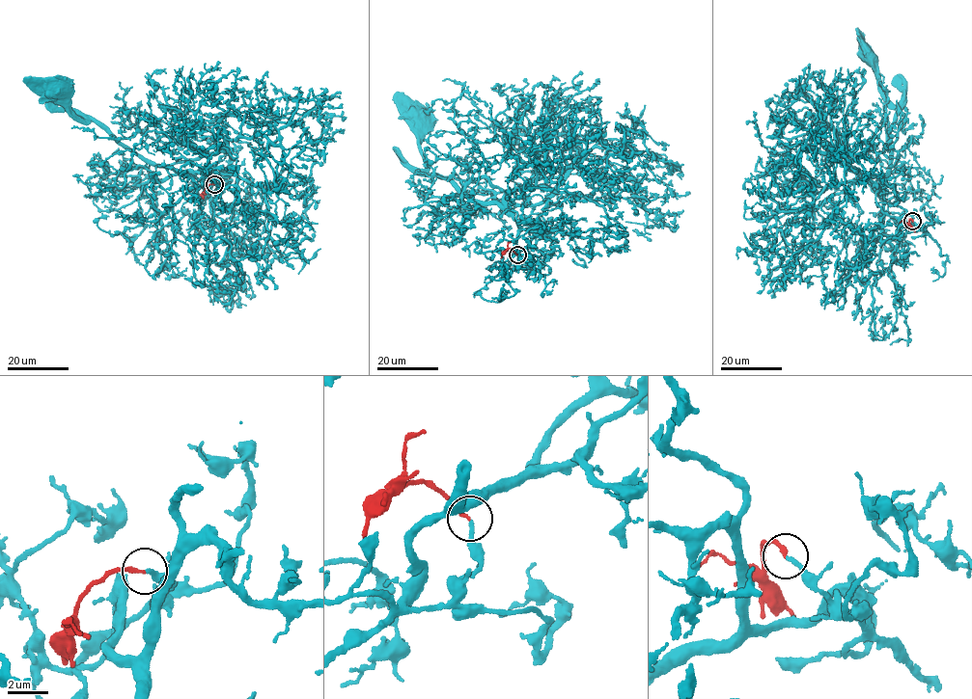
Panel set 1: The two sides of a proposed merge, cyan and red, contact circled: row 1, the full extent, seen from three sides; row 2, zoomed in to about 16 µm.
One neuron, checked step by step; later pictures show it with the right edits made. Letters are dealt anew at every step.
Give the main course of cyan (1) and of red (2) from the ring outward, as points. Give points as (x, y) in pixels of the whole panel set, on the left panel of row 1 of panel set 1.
1: (214, 184), (218, 186), (210, 188), (211, 213), (198, 180), (149, 164), (91, 119), (75, 115), (57, 91)
2: (214, 184), (205, 189), (203, 198)

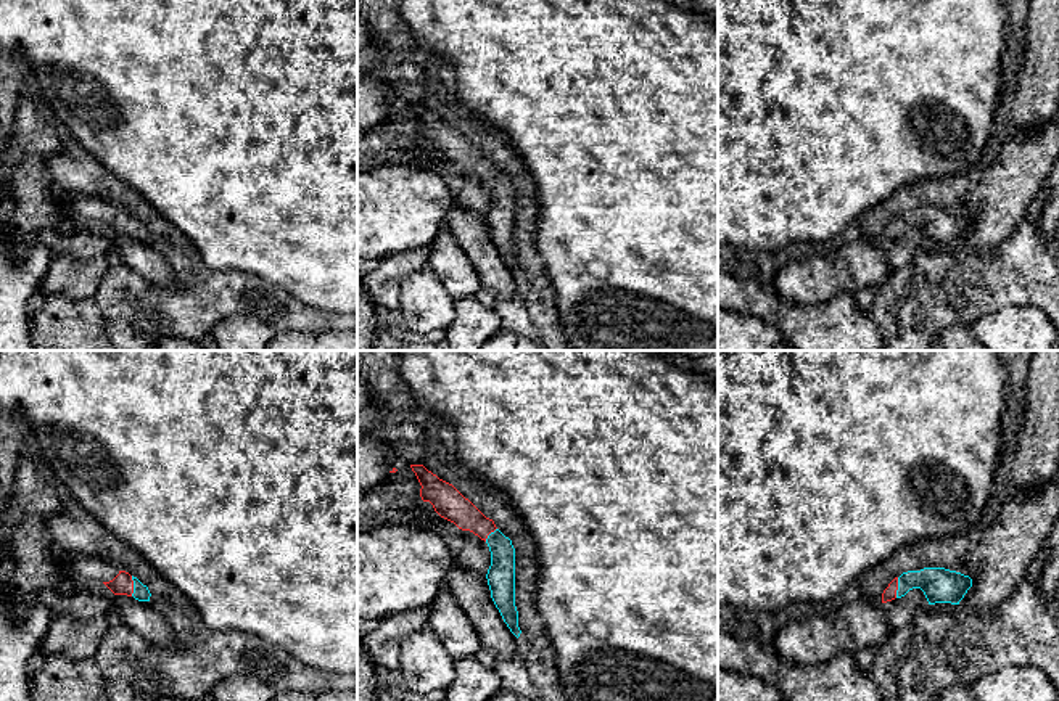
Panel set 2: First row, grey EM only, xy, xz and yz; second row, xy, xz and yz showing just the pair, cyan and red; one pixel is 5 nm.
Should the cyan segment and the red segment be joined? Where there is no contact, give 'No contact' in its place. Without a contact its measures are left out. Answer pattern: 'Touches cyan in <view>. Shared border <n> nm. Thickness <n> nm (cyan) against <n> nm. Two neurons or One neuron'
Touches cyan in xy. Shared border 100 nm. Thickness 80 nm (cyan) against 110 nm. One neuron

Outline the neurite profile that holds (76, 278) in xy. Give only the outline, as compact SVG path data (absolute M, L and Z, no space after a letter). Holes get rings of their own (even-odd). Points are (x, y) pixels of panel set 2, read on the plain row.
M97 256L93 259L53 257L40 283L39 301L48 294L63 294L69 299L93 297L113 264L114 260L108 256Z

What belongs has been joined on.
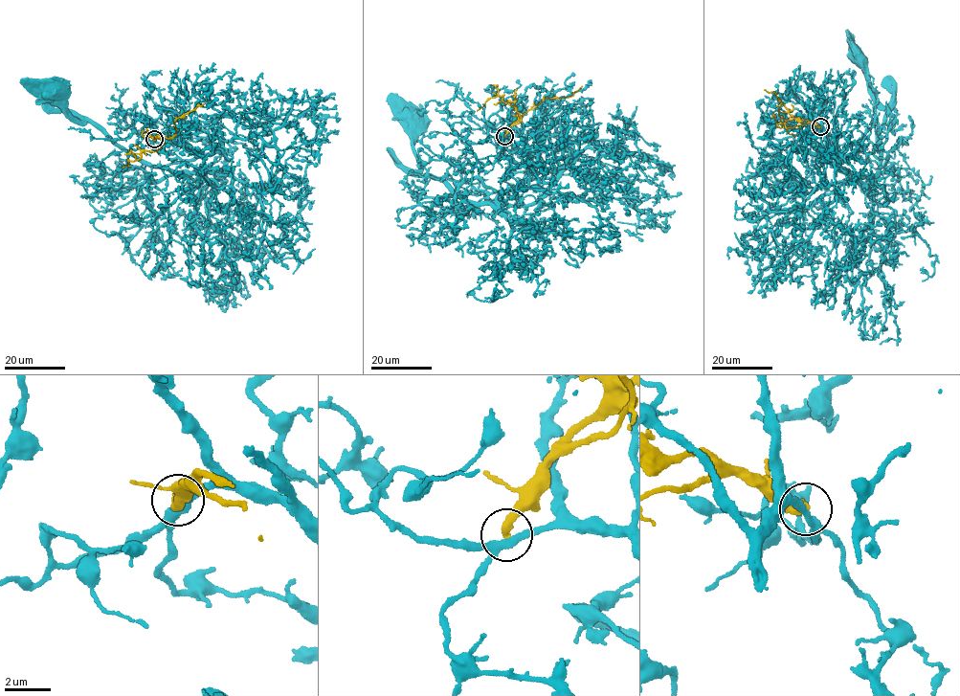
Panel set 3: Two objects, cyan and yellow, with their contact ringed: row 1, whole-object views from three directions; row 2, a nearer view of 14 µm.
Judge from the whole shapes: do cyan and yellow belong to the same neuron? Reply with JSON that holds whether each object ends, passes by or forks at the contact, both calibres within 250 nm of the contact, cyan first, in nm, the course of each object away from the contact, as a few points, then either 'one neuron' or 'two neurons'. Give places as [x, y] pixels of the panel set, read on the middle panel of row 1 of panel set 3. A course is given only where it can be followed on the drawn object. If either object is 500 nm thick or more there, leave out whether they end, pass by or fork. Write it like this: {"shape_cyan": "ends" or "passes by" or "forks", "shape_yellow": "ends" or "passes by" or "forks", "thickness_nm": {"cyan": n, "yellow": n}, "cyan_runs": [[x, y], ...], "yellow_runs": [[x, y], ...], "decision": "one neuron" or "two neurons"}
{"shape_cyan": "passes by", "shape_yellow": "ends", "thickness_nm": {"cyan": 300, "yellow": 360}, "cyan_runs": [[504, 137], [524, 138], [542, 163], [538, 172], [507, 189], [498, 206], [472, 201], [422, 174], [413, 118]], "yellow_runs": [[504, 136], [514, 123], [543, 98], [571, 96], [582, 86]], "decision": "two neurons"}

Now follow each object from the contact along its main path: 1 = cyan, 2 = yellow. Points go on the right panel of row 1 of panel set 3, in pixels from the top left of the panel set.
1: (820, 126), (814, 134), (825, 180), (852, 179), (867, 188), (881, 165), (889, 109), (855, 56)
2: (819, 126), (806, 120), (783, 118), (779, 113), (780, 102), (775, 93), (764, 90)

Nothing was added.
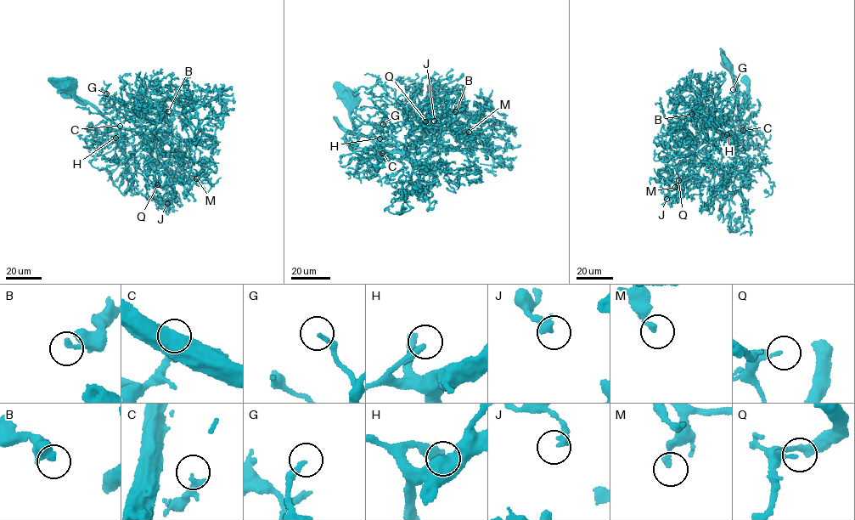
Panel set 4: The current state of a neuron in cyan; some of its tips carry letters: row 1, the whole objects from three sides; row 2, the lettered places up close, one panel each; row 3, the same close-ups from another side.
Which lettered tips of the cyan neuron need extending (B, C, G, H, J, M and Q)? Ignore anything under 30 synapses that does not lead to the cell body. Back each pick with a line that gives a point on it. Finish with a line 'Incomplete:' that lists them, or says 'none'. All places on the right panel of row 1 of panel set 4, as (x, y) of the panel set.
C: place (743, 130)
H: place (727, 134)
Incomplete: C, H

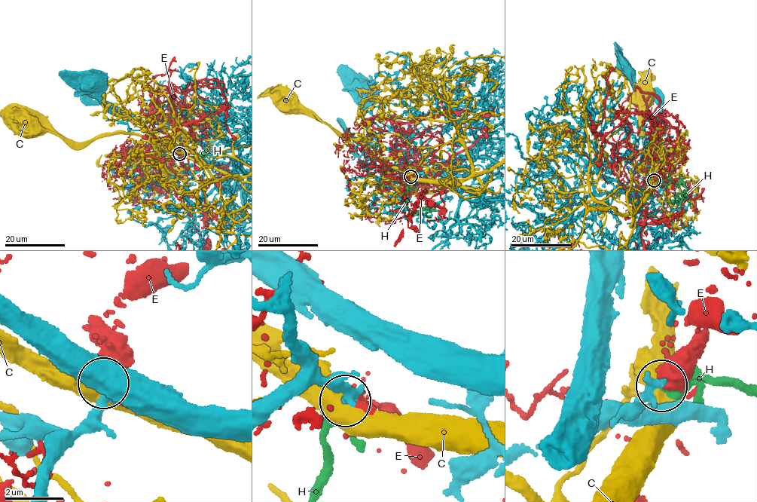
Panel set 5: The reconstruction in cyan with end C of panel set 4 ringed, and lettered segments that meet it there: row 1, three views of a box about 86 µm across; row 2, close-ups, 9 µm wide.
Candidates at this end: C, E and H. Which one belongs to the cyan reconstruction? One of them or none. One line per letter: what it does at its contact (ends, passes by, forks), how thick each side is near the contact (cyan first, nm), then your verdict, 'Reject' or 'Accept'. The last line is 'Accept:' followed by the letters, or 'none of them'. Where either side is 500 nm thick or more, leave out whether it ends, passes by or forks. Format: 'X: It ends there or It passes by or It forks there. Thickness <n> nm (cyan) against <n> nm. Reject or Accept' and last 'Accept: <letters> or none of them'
C: Thickness 400 nm (cyan) against 550 nm. Reject
E: It forks there. Thickness 360 nm (cyan) against 400 nm. Reject
H: It passes by. Thickness 360 nm (cyan) against 400 nm. Accept
Accept: H

